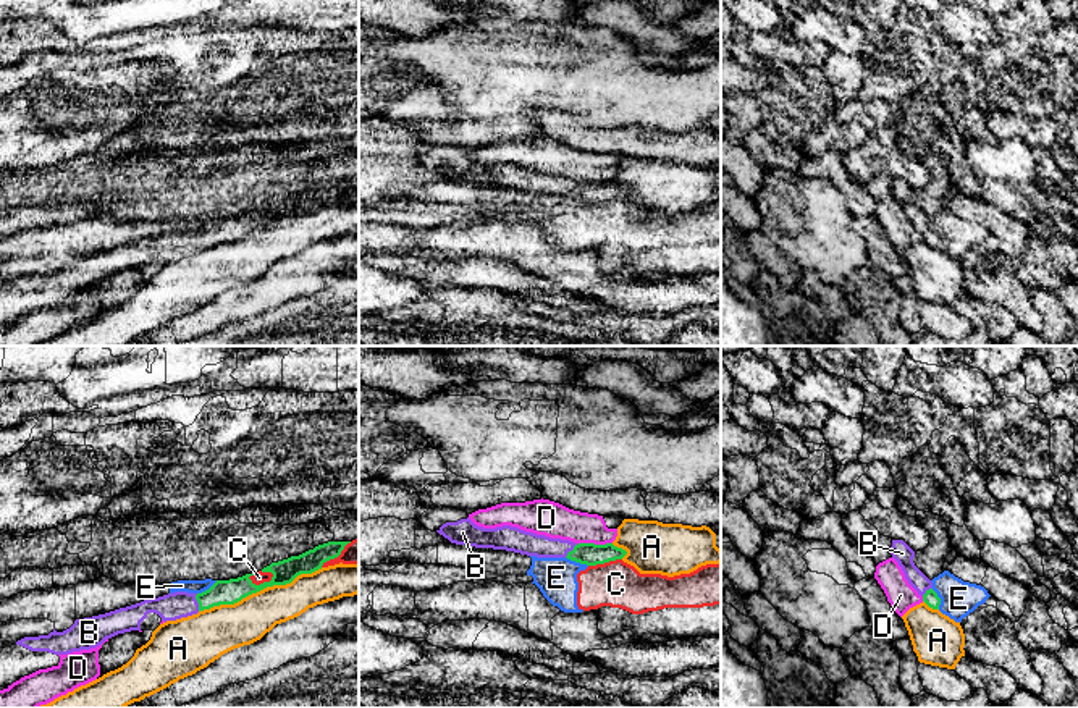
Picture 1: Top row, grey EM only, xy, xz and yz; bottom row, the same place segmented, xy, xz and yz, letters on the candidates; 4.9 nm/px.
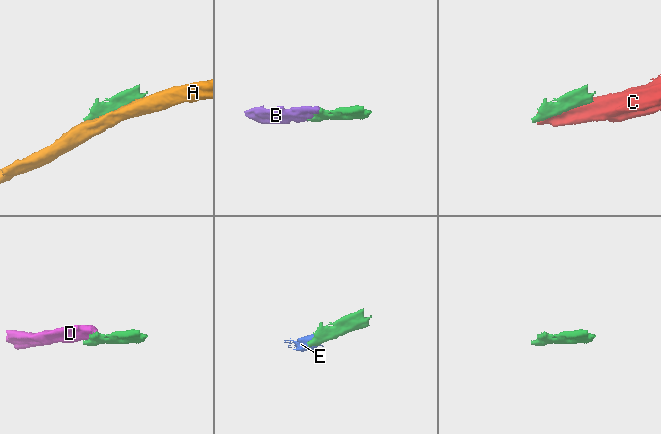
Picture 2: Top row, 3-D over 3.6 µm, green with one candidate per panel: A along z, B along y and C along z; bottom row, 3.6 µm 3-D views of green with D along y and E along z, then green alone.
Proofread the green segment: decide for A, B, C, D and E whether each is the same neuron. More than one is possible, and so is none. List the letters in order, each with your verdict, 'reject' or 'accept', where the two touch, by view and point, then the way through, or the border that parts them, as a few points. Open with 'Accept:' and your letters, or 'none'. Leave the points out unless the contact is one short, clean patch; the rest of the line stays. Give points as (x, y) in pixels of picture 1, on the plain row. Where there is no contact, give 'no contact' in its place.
Accept: B
A: reject; meets green in xy at (261, 227)
B: accept; meets green in xy at (197, 240); runs through xy (223, 230), (197, 240), (172, 244)
C: reject; meets green in xy at (261, 222)
D: reject; meets green in xz at (593, 181); border along xz (611, 180), (577, 183)
E: reject; meets green in xz at (577, 199); border along xz (566, 194), (587, 204)

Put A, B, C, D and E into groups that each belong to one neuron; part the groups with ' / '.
A / B / C E / D

